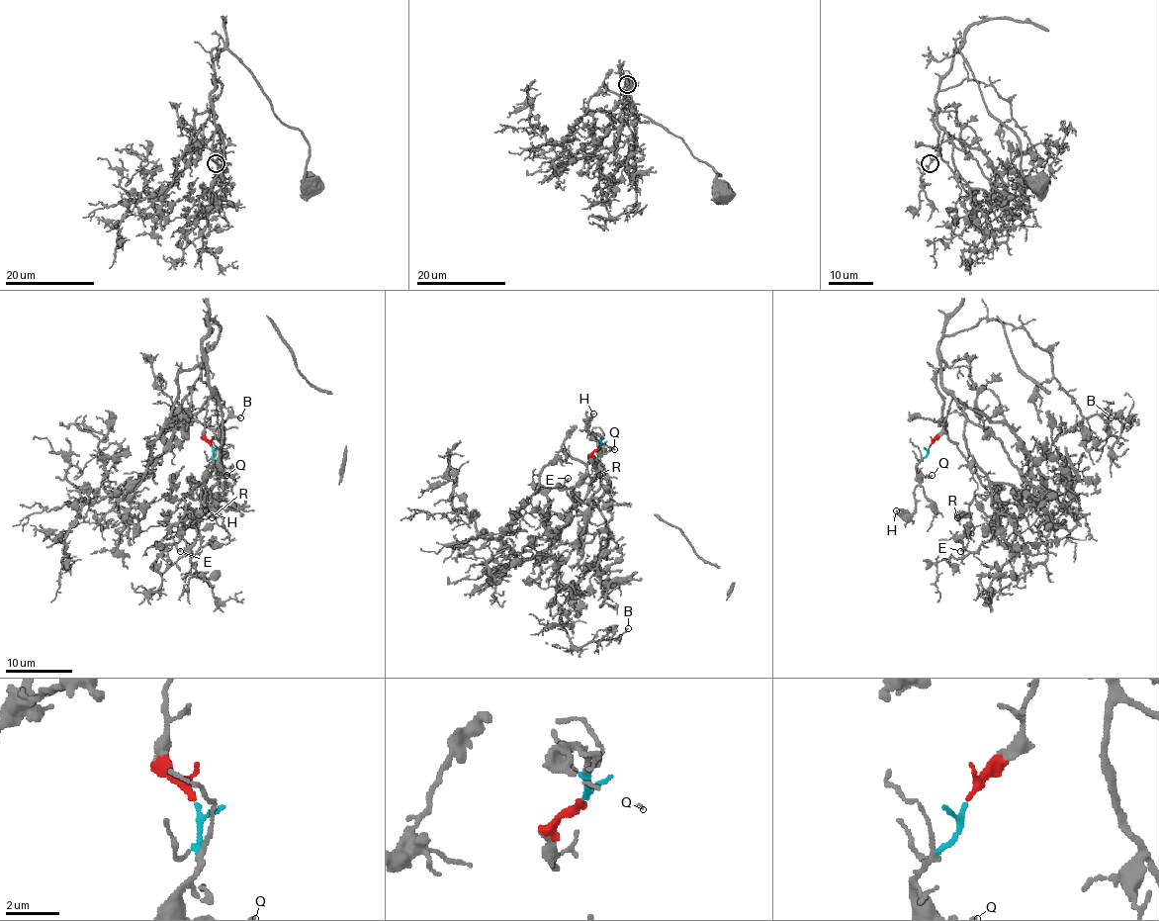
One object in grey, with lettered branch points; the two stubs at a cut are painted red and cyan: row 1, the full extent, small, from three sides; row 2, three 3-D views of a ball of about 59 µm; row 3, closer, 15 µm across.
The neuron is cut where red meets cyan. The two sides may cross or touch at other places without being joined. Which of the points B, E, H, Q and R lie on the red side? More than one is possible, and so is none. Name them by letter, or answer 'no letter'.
B, E, R

